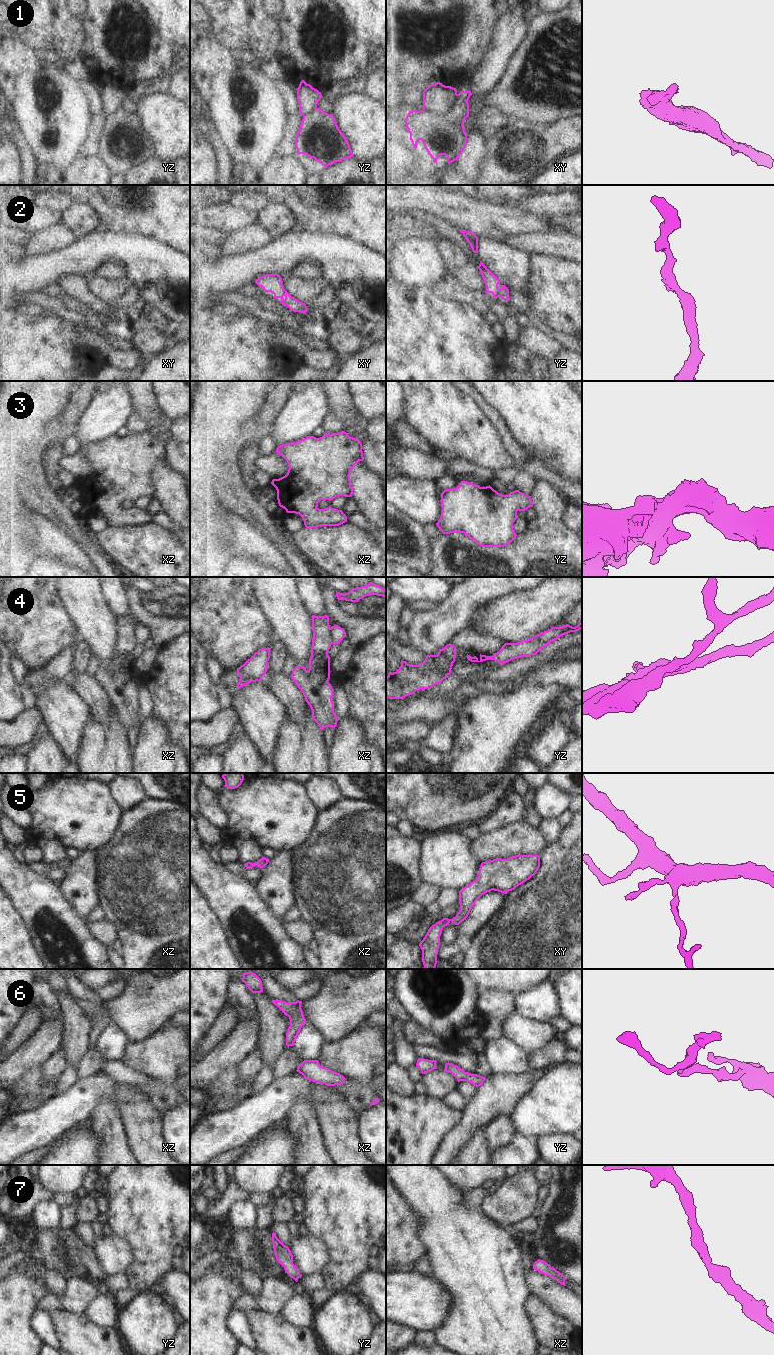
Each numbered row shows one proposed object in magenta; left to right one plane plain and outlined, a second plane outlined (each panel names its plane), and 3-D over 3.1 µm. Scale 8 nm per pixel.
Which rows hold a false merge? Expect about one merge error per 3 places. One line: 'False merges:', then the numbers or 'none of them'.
False merges: 1, 4

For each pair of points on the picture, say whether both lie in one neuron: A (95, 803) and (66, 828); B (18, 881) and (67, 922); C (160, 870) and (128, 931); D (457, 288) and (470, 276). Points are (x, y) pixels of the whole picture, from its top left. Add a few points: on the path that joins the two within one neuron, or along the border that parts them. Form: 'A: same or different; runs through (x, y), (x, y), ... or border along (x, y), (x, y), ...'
A: same; runs through (87, 811), (79, 813), (72, 820)
B: same; runs through (30, 891), (55, 914)
C: same; runs through (160, 885), (160, 899), (143, 916)
D: different; border along (456, 278), (465, 286), (484, 292)

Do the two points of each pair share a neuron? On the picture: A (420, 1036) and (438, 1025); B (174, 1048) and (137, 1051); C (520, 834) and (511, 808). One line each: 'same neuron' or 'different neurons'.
A: different neurons
B: same neuron
C: different neurons

